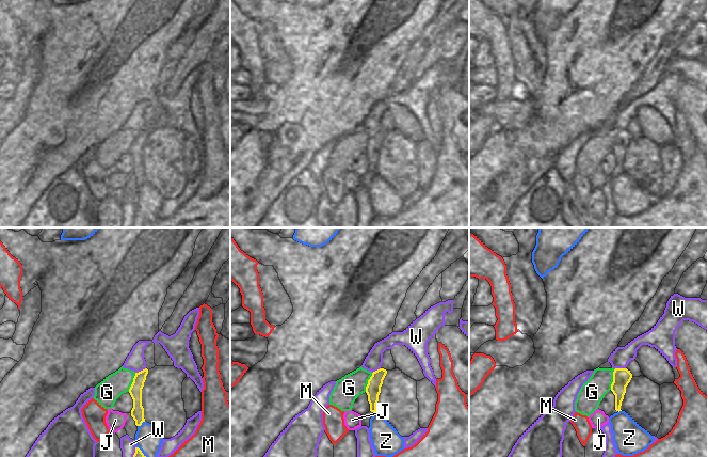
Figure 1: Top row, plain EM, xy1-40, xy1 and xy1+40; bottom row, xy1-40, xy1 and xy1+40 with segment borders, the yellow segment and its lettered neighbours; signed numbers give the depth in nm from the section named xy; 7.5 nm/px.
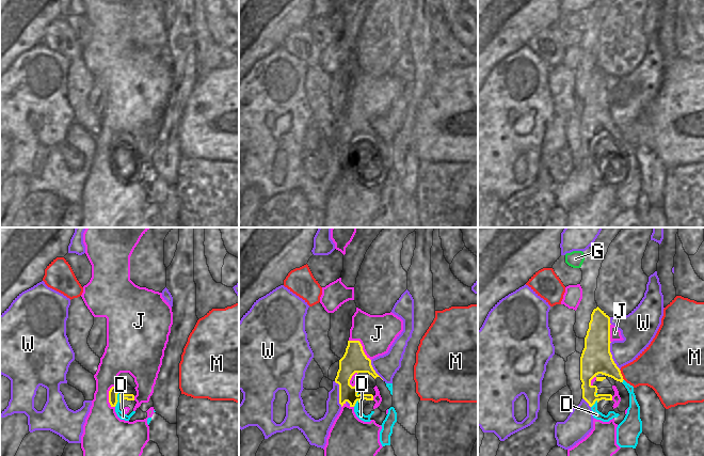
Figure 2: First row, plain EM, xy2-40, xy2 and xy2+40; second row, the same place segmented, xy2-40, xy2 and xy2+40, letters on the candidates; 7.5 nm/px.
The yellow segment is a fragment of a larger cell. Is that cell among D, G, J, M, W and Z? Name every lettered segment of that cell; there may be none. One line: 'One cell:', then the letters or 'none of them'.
One cell: D.

